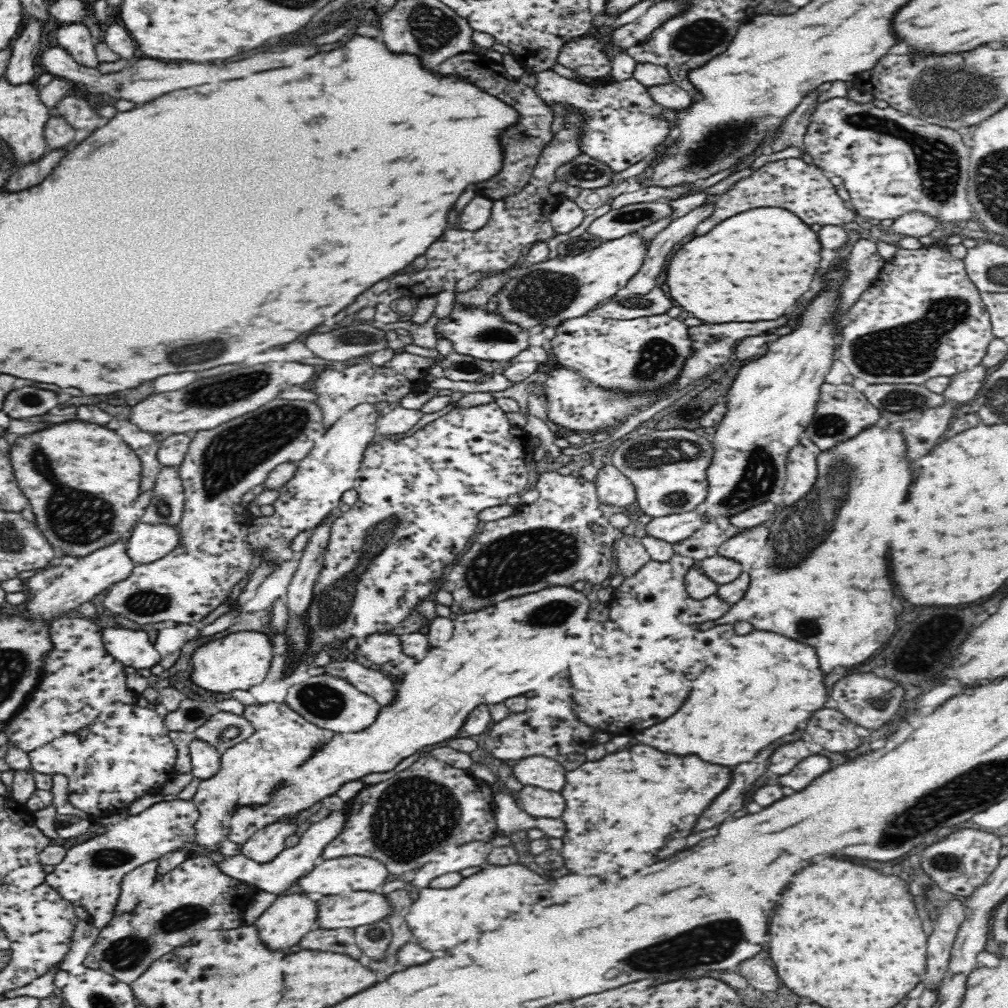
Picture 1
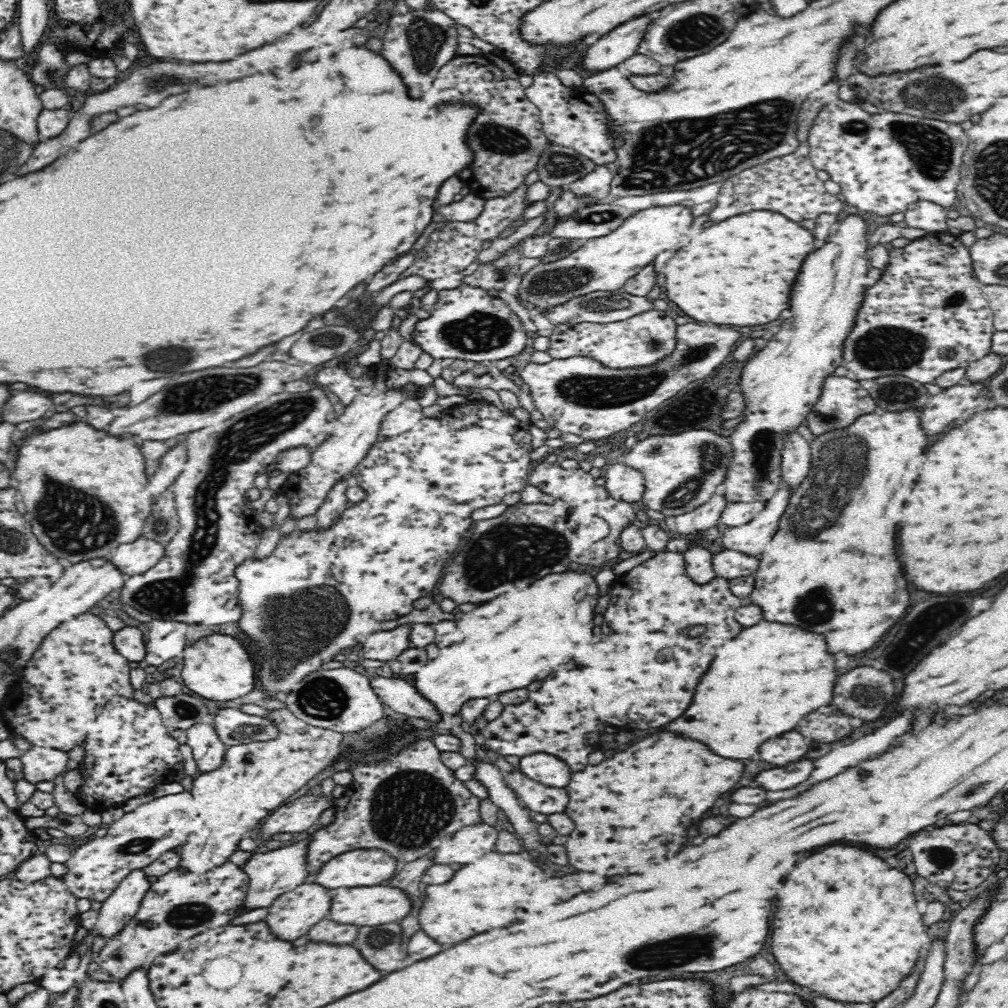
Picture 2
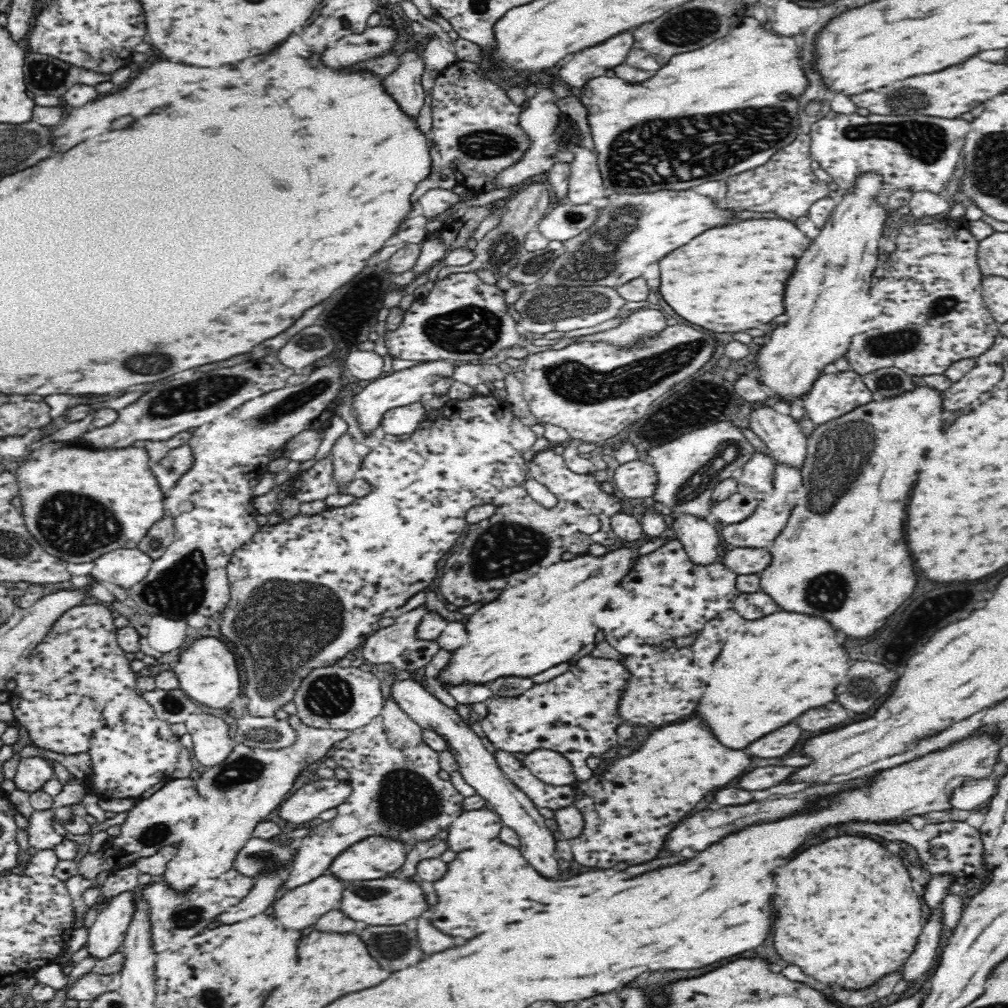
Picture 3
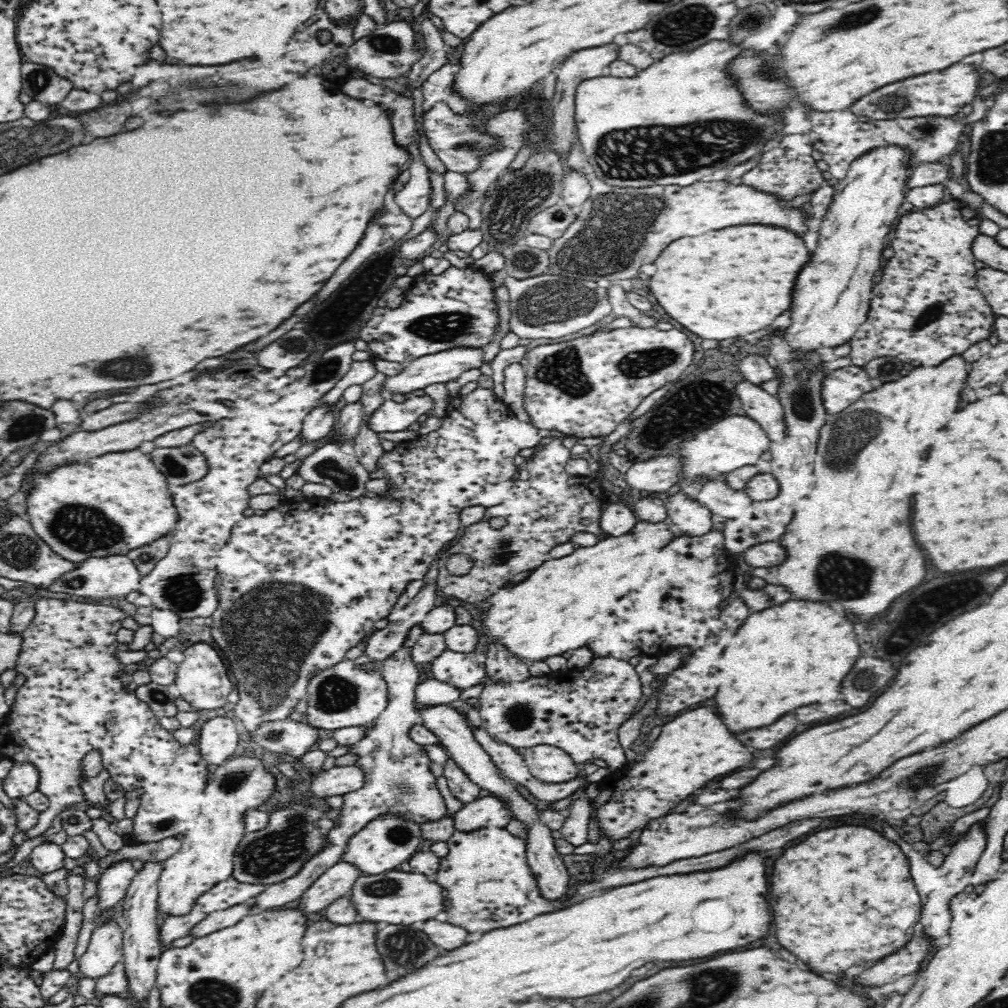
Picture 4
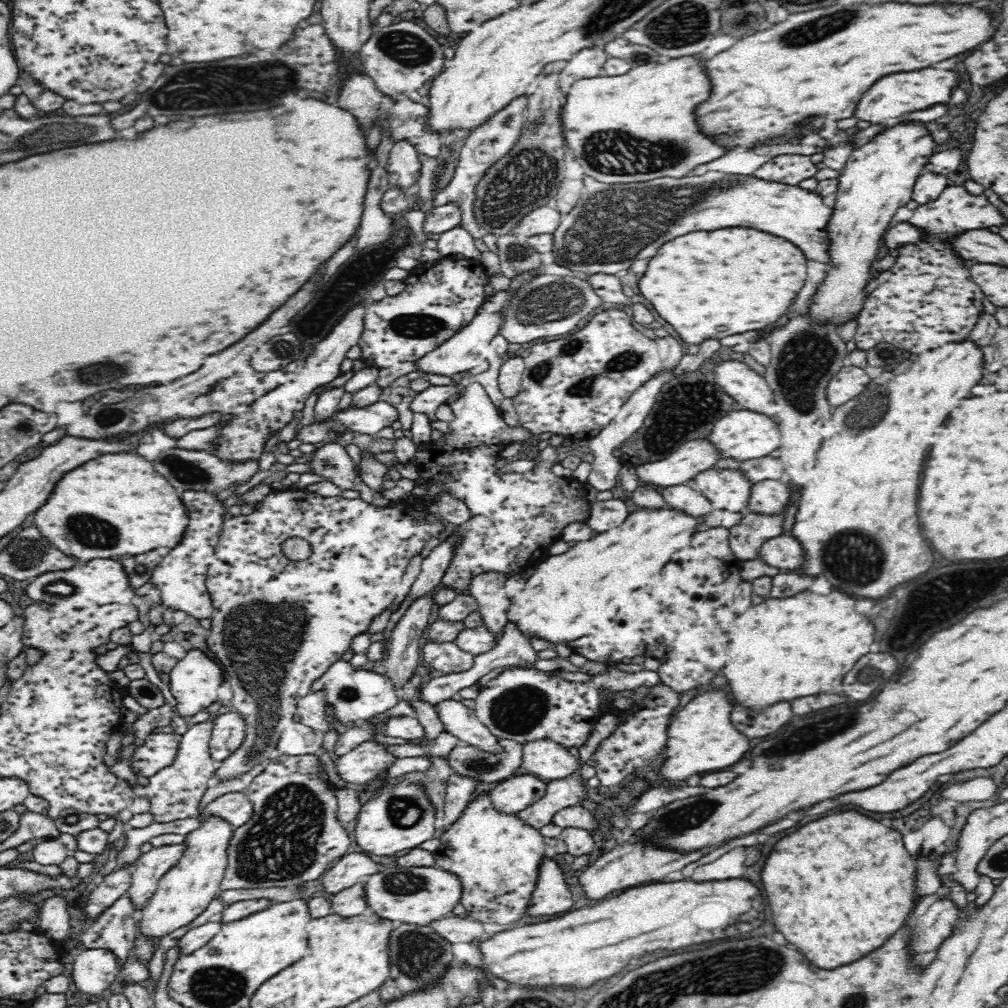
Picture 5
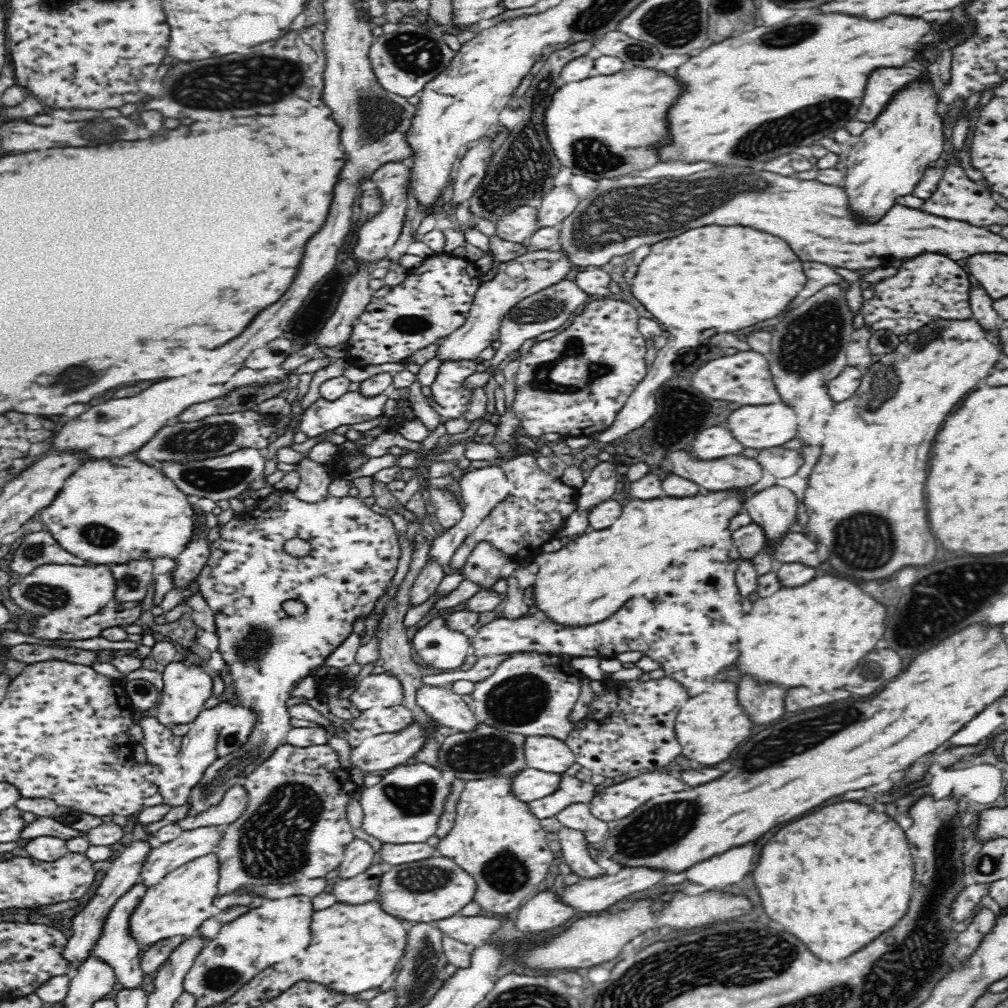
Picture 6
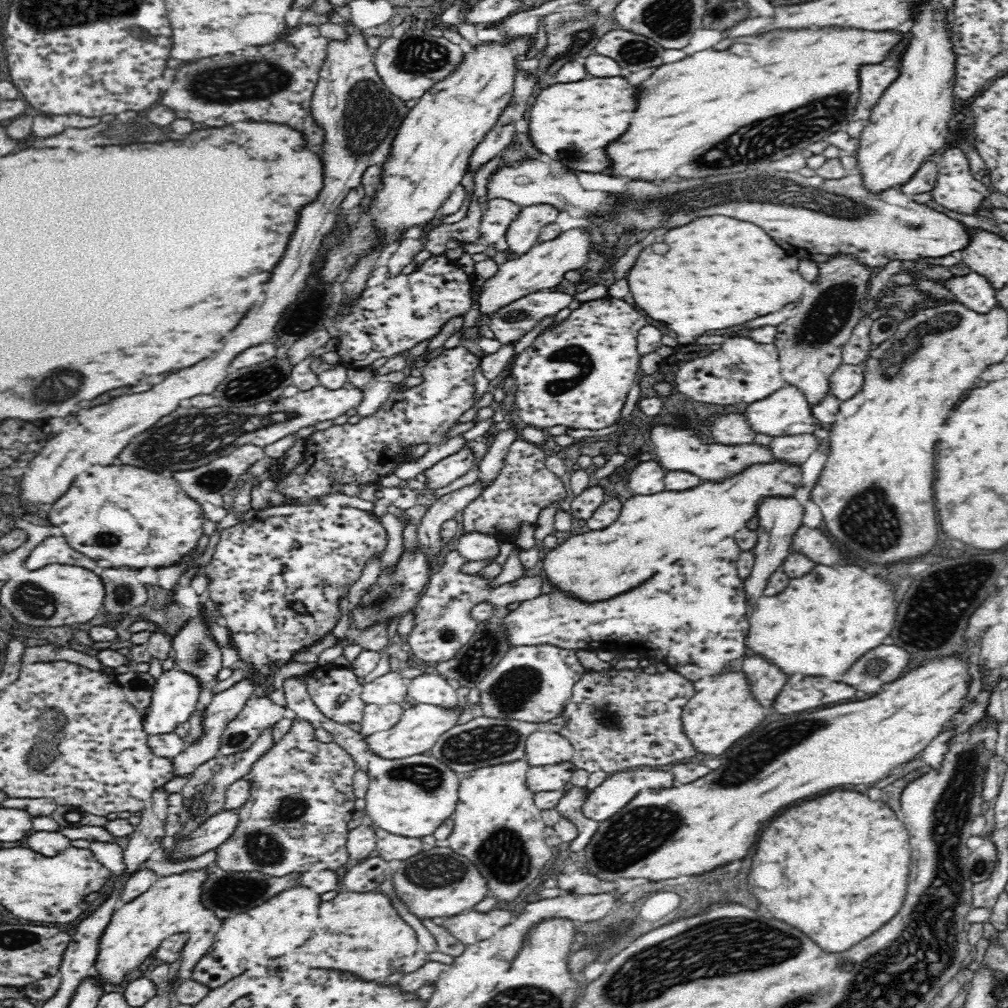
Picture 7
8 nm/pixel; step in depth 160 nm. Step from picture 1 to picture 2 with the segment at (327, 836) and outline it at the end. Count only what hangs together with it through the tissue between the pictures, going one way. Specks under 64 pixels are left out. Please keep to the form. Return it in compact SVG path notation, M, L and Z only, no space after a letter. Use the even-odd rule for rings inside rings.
M310 839L279 846L273 845L263 851L256 851L241 869L249 876L249 888L245 896L244 913L253 909L269 909L281 894L292 890L311 879L306 864L306 846Z

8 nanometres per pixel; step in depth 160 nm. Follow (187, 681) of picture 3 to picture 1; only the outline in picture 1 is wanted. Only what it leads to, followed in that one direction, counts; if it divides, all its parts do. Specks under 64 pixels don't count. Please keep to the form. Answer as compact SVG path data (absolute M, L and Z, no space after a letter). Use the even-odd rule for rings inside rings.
M254 631L234 632L210 640L193 651L190 658L193 666L190 680L199 688L214 694L248 690L266 678L266 671L274 658L272 647L272 636Z

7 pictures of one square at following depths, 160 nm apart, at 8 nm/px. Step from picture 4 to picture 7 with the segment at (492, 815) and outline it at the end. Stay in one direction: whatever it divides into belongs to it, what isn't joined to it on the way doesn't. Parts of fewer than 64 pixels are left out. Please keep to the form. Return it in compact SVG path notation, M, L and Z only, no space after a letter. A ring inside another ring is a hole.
M571 760L560 762L560 764L546 764L546 766L532 766L529 768L526 777L526 784L532 792L542 790L560 790L564 784L570 782L572 772L576 770Z

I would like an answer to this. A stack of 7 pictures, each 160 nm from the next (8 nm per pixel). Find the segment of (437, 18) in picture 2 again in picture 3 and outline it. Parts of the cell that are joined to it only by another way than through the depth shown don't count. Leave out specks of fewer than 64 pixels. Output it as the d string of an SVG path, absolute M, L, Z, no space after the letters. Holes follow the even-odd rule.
M412 52L404 53L400 58L400 66L390 76L384 78L380 83L384 91L398 103L402 113L408 117L418 117L418 113L424 106L424 90L420 83L420 77L424 70L422 58Z

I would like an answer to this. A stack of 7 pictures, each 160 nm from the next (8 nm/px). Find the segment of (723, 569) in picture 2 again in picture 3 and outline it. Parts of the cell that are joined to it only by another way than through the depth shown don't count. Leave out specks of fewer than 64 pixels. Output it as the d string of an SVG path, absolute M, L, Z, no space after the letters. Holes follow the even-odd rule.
M734 547L726 552L724 565L738 575L752 575L772 564L772 553L767 548Z

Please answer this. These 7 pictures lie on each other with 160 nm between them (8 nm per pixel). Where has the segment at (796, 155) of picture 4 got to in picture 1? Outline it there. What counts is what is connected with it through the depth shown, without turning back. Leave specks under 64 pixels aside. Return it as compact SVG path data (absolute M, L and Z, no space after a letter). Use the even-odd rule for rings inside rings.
M789 157L783 160L767 162L750 176L740 178L722 193L714 205L710 218L696 226L696 234L702 236L710 232L718 222L736 216L740 212L753 208L784 208L790 210L806 224L836 224L842 226L858 219L856 212L844 206L844 200L836 195L836 187L829 181L829 175L818 166L806 163L801 157Z

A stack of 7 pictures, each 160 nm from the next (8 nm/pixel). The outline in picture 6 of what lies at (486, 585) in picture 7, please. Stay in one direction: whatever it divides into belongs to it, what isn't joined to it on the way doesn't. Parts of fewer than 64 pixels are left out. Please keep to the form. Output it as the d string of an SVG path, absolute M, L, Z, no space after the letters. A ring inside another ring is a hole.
M452 608L440 610L411 639L413 649L420 658L434 668L458 668L471 653L471 641L464 630L454 630L447 623L453 612Z

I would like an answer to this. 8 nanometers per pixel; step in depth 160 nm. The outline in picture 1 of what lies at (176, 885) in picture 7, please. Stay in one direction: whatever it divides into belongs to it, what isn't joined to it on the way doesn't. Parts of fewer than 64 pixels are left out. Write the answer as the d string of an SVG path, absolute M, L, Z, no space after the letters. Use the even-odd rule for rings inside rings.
M270 703L259 706L247 706L244 709L243 717L252 723L255 731L250 738L227 748L221 753L221 767L212 778L199 782L195 794L191 800L198 807L199 814L196 824L194 824L194 840L198 846L208 852L219 851L219 846L227 840L230 832L231 816L242 807L254 807L265 805L273 792L310 757L321 749L328 741L334 738L333 730L326 730L324 727L310 723L302 718L294 709L290 709L284 703Z

